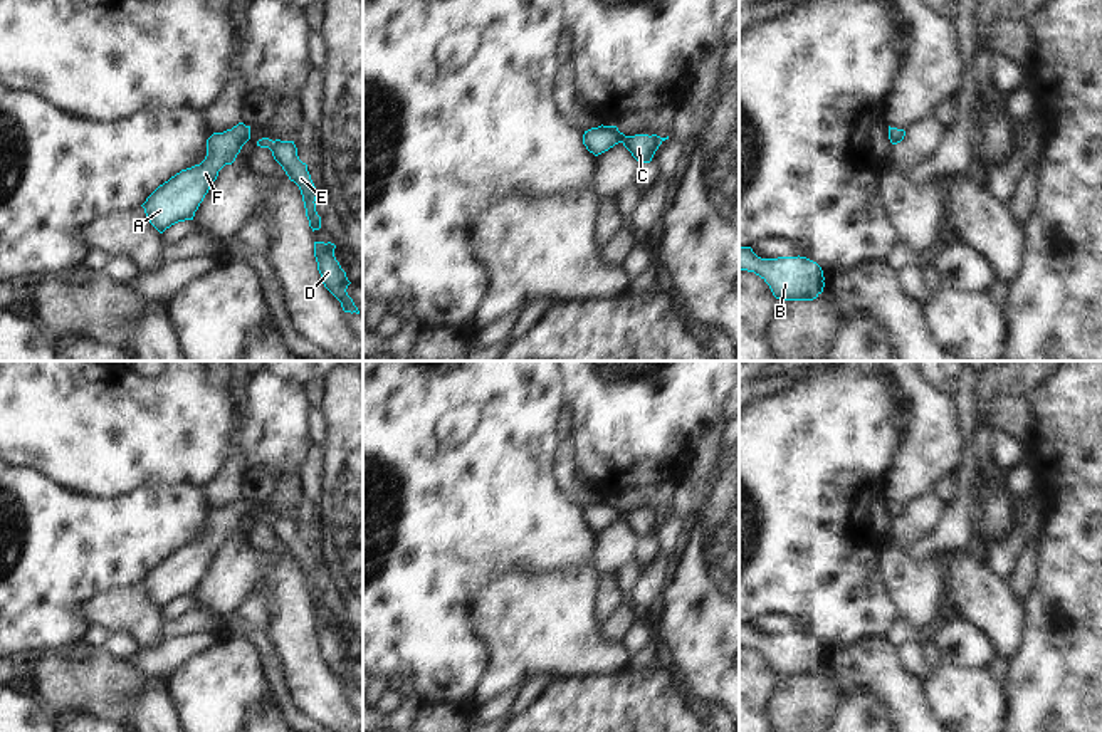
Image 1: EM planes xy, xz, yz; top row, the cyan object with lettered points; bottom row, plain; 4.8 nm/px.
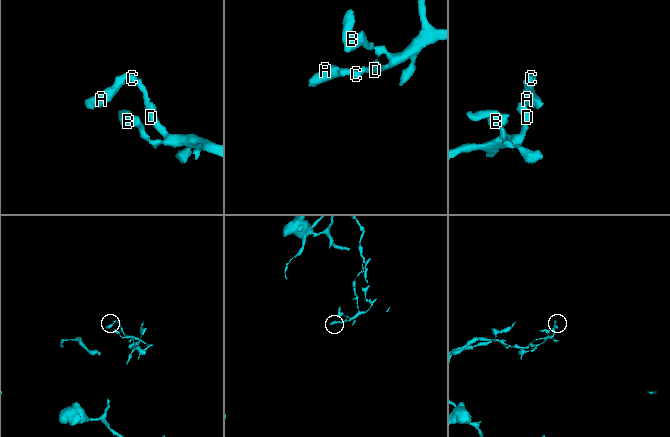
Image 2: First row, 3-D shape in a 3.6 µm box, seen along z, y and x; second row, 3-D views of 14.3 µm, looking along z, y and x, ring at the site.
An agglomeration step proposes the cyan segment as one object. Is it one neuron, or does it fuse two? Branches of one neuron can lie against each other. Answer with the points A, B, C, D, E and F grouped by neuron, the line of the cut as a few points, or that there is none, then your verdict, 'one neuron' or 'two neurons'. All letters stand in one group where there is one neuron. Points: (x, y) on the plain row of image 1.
A B C D E F | no cut | one neuron

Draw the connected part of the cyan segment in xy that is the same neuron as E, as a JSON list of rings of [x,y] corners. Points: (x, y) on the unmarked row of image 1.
[[[262,514],[257,517],[257,522],[269,524],[272,527],[274,536],[282,542],[289,556],[299,562],[309,603],[312,604],[312,608],[319,606],[321,593],[317,591],[314,579],[317,566],[311,556],[307,541],[302,539],[297,532],[297,524],[294,517],[272,517],[269,514]]]

